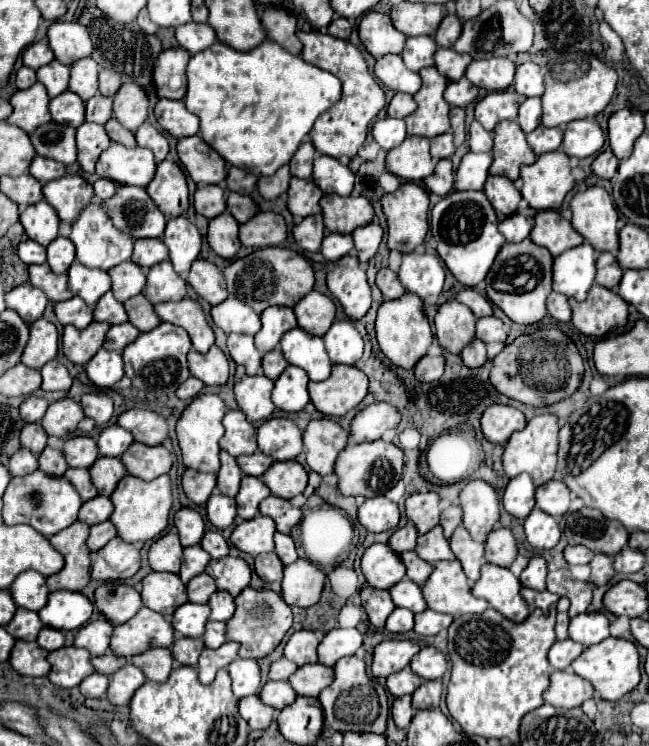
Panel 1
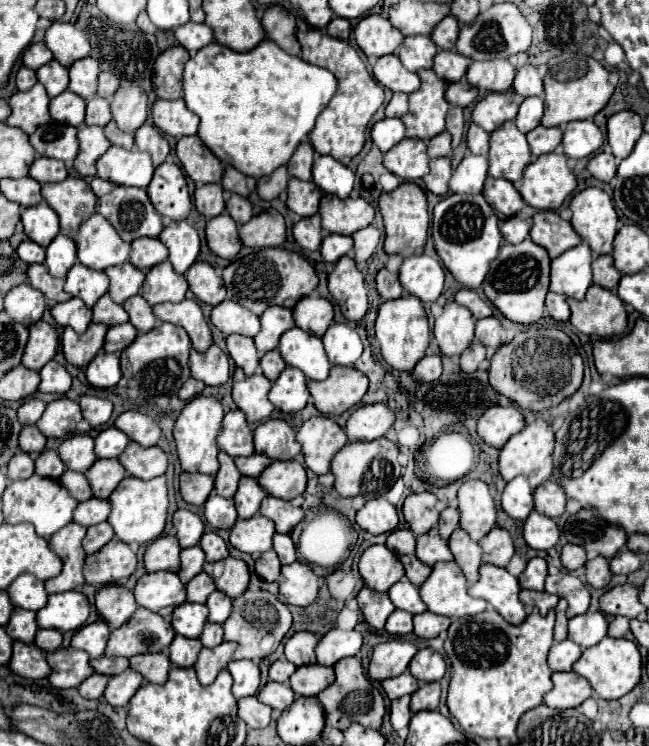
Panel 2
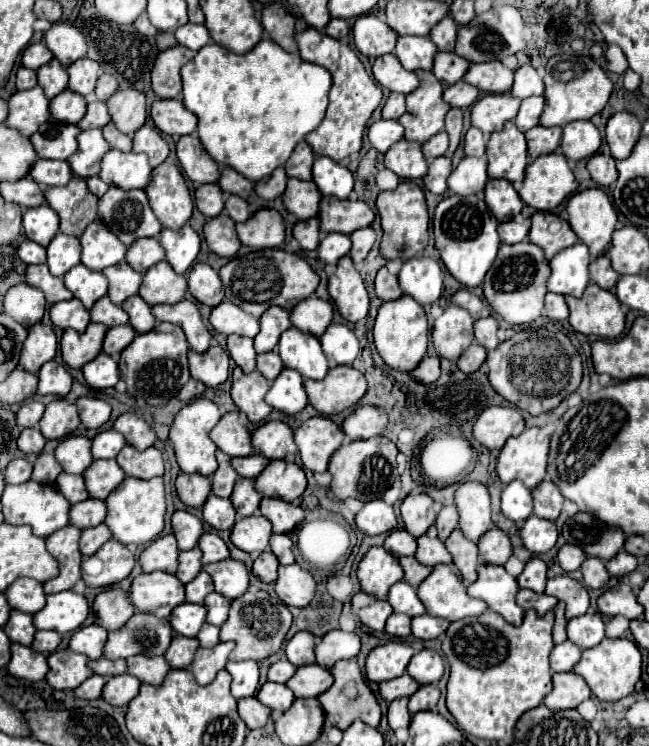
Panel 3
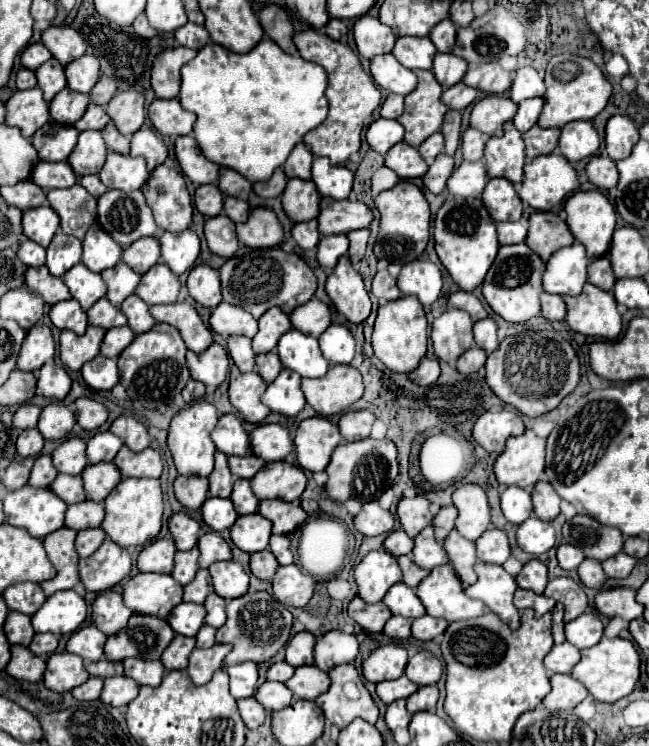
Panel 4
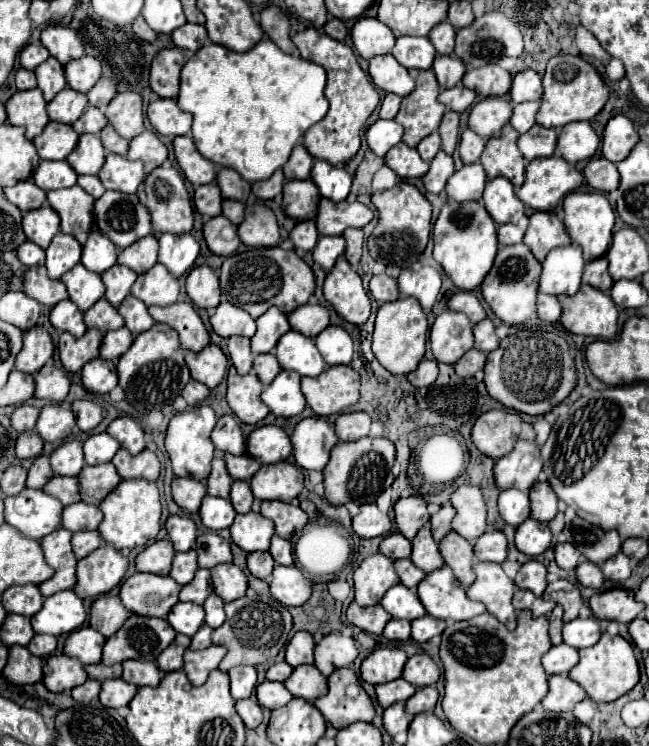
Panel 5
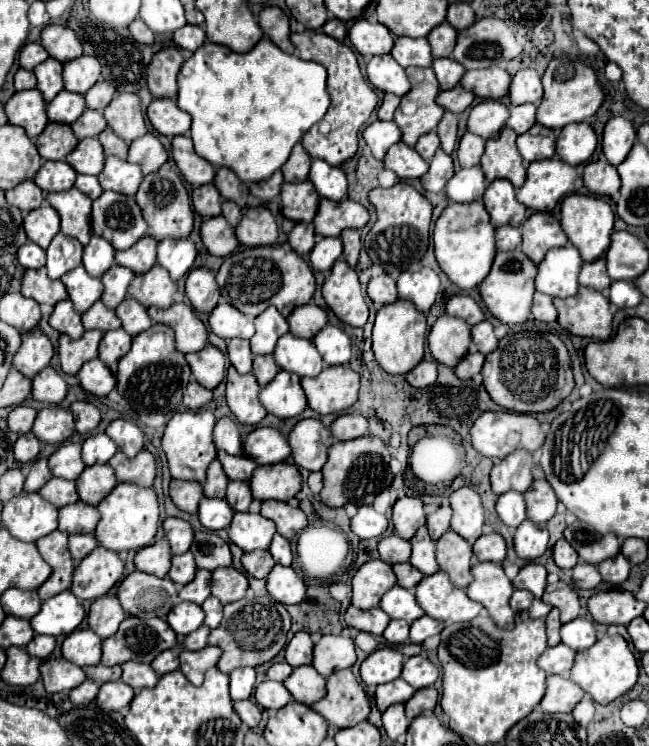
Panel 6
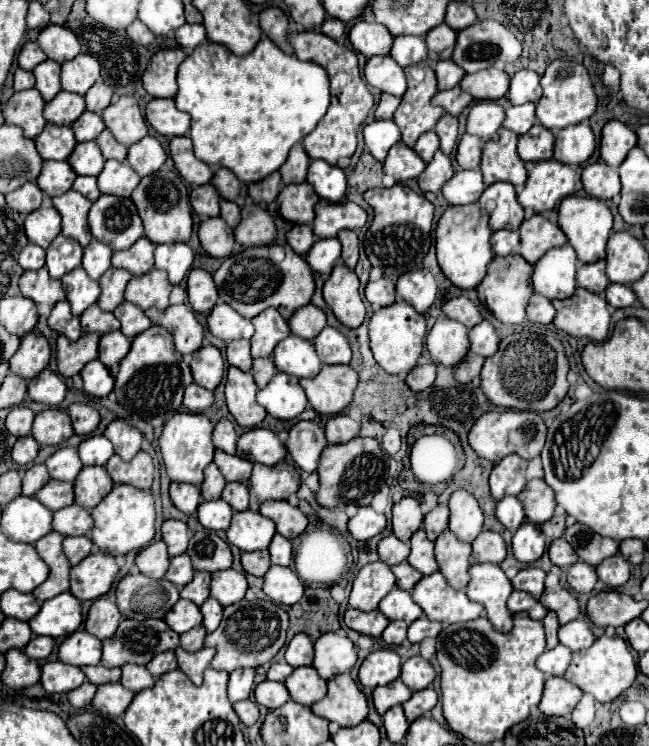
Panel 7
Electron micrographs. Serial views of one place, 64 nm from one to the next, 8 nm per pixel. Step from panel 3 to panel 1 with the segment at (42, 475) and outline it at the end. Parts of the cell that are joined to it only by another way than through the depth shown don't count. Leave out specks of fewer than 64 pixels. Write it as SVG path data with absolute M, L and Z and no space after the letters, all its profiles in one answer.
M46 446L44 452L38 456L38 468L44 470L44 474L60 474L62 476L66 472L68 464L64 460L62 450Z

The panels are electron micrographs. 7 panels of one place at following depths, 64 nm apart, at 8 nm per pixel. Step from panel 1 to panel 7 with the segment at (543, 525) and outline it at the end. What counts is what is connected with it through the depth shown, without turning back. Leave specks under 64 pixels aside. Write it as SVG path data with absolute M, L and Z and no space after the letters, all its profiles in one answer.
M524 522L512 538L514 558L522 564L532 564L544 554L544 550L546 550L546 540L544 540L544 534L540 532L540 528L536 524Z

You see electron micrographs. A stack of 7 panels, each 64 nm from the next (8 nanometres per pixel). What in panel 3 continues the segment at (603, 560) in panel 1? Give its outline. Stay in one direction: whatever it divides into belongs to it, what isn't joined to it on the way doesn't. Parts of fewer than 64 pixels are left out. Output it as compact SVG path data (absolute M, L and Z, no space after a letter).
M586 558L584 566L580 570L582 570L582 576L584 576L584 584L588 588L602 588L610 580L606 566L600 558Z

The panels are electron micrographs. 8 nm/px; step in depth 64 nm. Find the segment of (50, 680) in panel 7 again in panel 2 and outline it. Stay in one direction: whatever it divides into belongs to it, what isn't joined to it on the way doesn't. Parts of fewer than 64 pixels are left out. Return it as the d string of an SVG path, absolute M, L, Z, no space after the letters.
M60 648L48 654L48 664L52 668L48 680L54 688L76 688L88 676L94 674L92 666L88 664L90 658L82 650L74 648Z

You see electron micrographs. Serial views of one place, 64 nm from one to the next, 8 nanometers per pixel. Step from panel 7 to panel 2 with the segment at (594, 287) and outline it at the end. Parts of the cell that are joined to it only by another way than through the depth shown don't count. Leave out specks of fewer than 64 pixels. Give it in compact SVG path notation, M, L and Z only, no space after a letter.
M598 256L592 262L592 274L594 274L594 284L606 288L606 290L614 290L620 282L620 272L614 268L614 260L612 256Z

